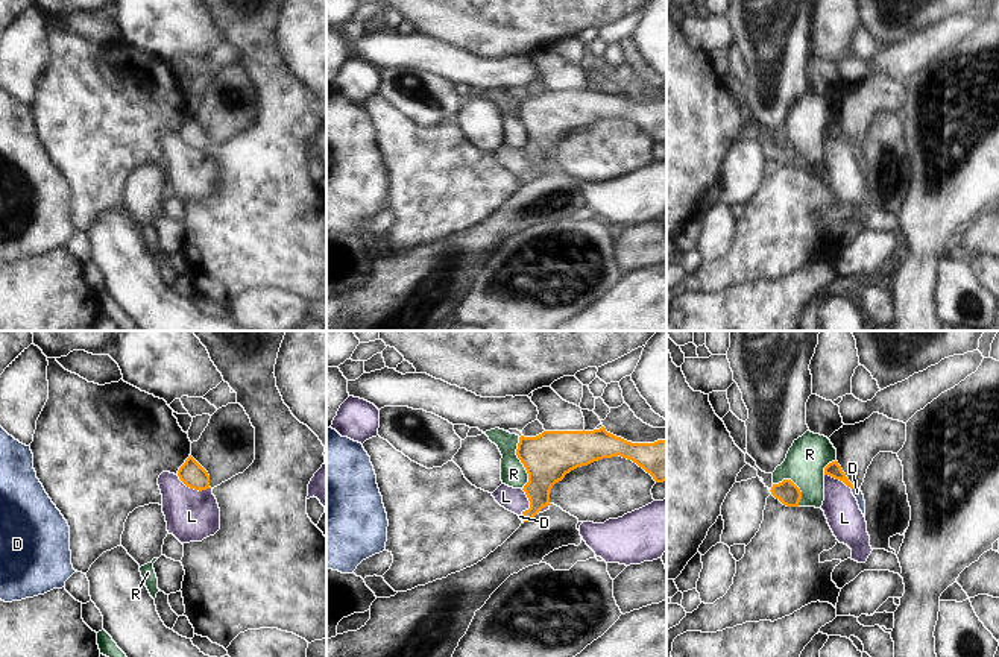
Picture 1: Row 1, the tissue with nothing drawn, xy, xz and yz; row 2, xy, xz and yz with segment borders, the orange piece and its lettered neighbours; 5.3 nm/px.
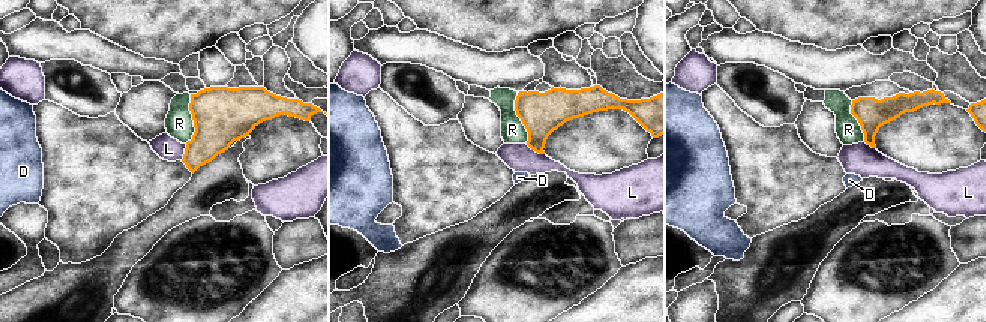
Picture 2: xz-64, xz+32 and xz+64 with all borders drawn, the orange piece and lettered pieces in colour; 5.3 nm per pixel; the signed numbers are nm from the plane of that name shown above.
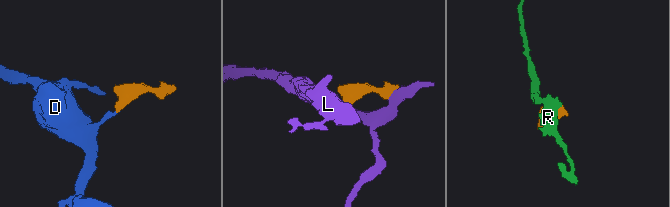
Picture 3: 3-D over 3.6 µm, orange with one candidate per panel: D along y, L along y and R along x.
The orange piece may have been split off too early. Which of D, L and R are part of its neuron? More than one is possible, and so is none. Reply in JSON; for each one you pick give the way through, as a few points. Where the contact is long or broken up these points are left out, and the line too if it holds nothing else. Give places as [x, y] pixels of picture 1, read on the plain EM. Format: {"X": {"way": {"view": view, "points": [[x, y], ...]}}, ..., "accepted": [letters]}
{"D": {"way": {"view": "xz", "points": [[542, 137], [538, 163], [523, 179], [519, 176]]}}, "accepted": ["D"]}

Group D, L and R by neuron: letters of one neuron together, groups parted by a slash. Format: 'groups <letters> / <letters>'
groups D / L / R

